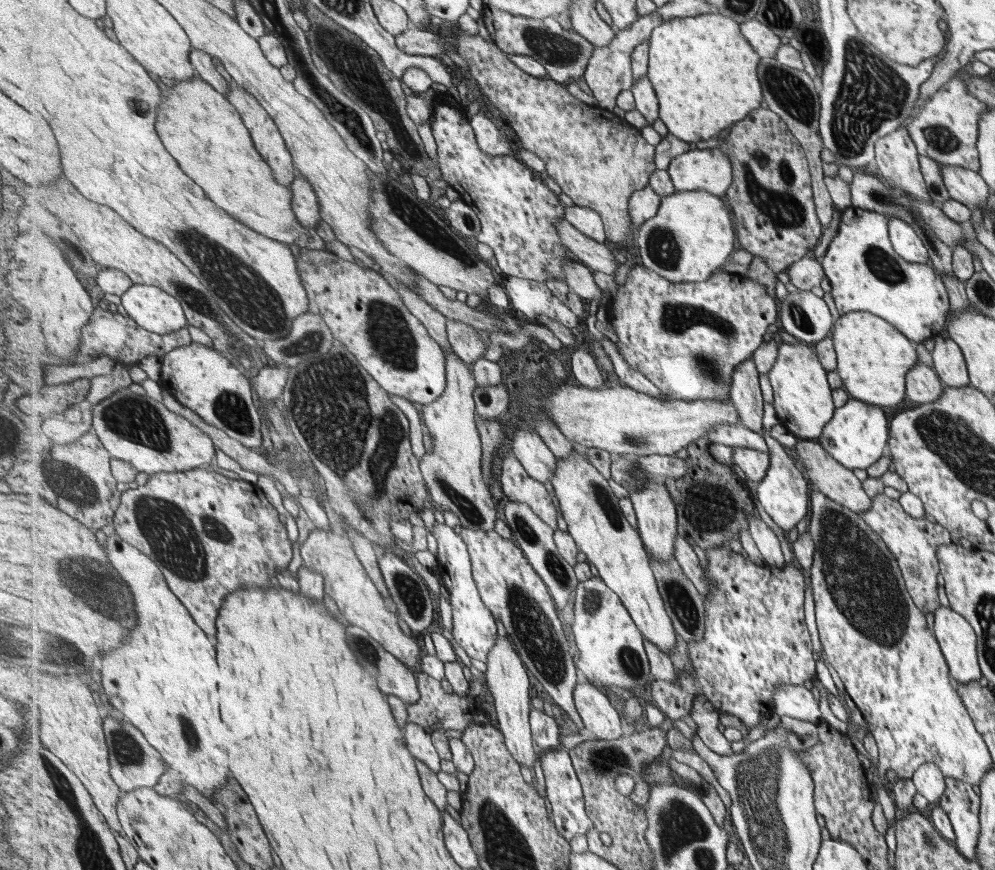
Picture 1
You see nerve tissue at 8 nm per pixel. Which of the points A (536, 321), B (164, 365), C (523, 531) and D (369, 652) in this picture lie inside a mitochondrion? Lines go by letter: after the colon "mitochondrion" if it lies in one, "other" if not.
A: other
B: other
C: mitochondrion
D: mitochondrion

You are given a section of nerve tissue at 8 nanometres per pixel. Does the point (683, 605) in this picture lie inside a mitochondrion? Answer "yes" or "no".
yes

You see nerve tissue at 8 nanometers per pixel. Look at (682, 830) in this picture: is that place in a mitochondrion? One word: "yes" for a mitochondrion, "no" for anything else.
yes

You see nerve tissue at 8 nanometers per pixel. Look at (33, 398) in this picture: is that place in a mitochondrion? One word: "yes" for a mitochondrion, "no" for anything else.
no

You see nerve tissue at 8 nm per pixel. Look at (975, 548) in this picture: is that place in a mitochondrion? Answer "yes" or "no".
no

